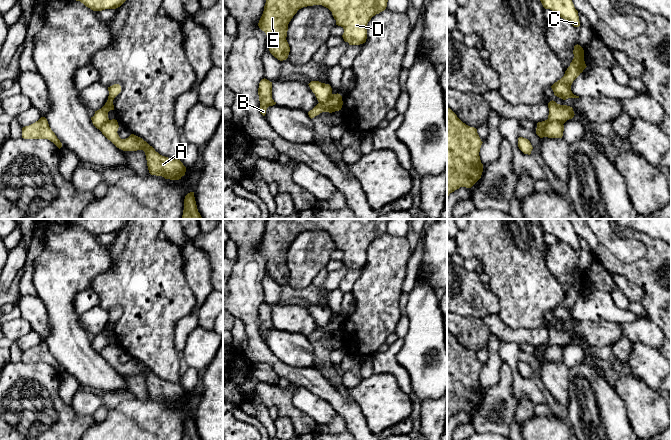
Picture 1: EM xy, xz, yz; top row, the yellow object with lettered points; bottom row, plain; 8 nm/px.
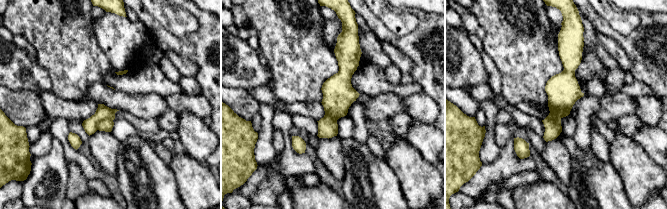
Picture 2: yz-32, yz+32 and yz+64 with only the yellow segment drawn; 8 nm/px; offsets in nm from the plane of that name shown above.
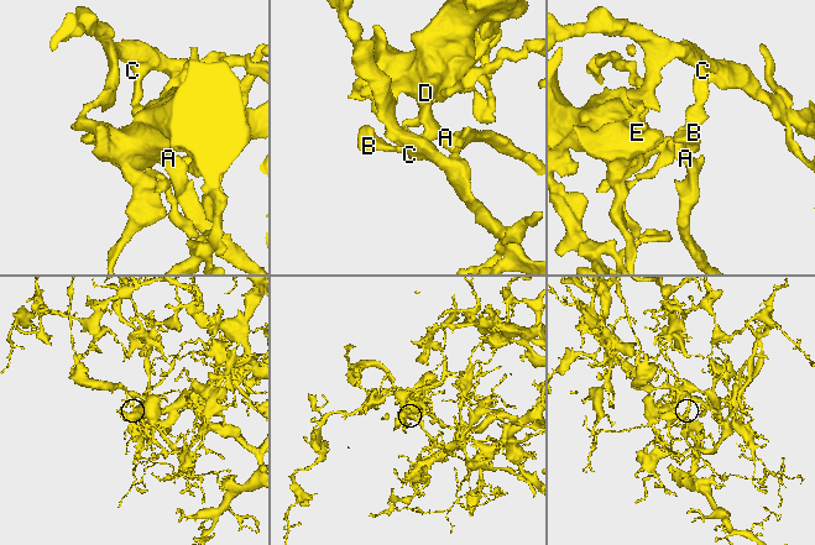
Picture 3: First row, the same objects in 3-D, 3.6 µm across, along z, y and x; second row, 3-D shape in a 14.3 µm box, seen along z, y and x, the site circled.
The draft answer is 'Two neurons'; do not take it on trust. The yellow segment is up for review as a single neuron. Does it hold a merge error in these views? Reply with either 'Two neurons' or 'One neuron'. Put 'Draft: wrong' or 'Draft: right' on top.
Draft: wrong
One neuron

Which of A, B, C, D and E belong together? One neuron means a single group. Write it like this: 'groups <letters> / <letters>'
groups A B C D E

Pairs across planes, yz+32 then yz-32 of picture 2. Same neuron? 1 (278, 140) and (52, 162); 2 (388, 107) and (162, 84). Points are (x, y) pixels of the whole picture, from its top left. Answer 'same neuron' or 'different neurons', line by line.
1: same neuron
2: different neurons

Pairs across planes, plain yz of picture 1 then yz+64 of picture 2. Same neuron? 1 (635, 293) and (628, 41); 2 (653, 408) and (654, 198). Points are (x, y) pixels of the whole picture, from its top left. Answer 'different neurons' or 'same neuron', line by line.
1: different neurons
2: different neurons

